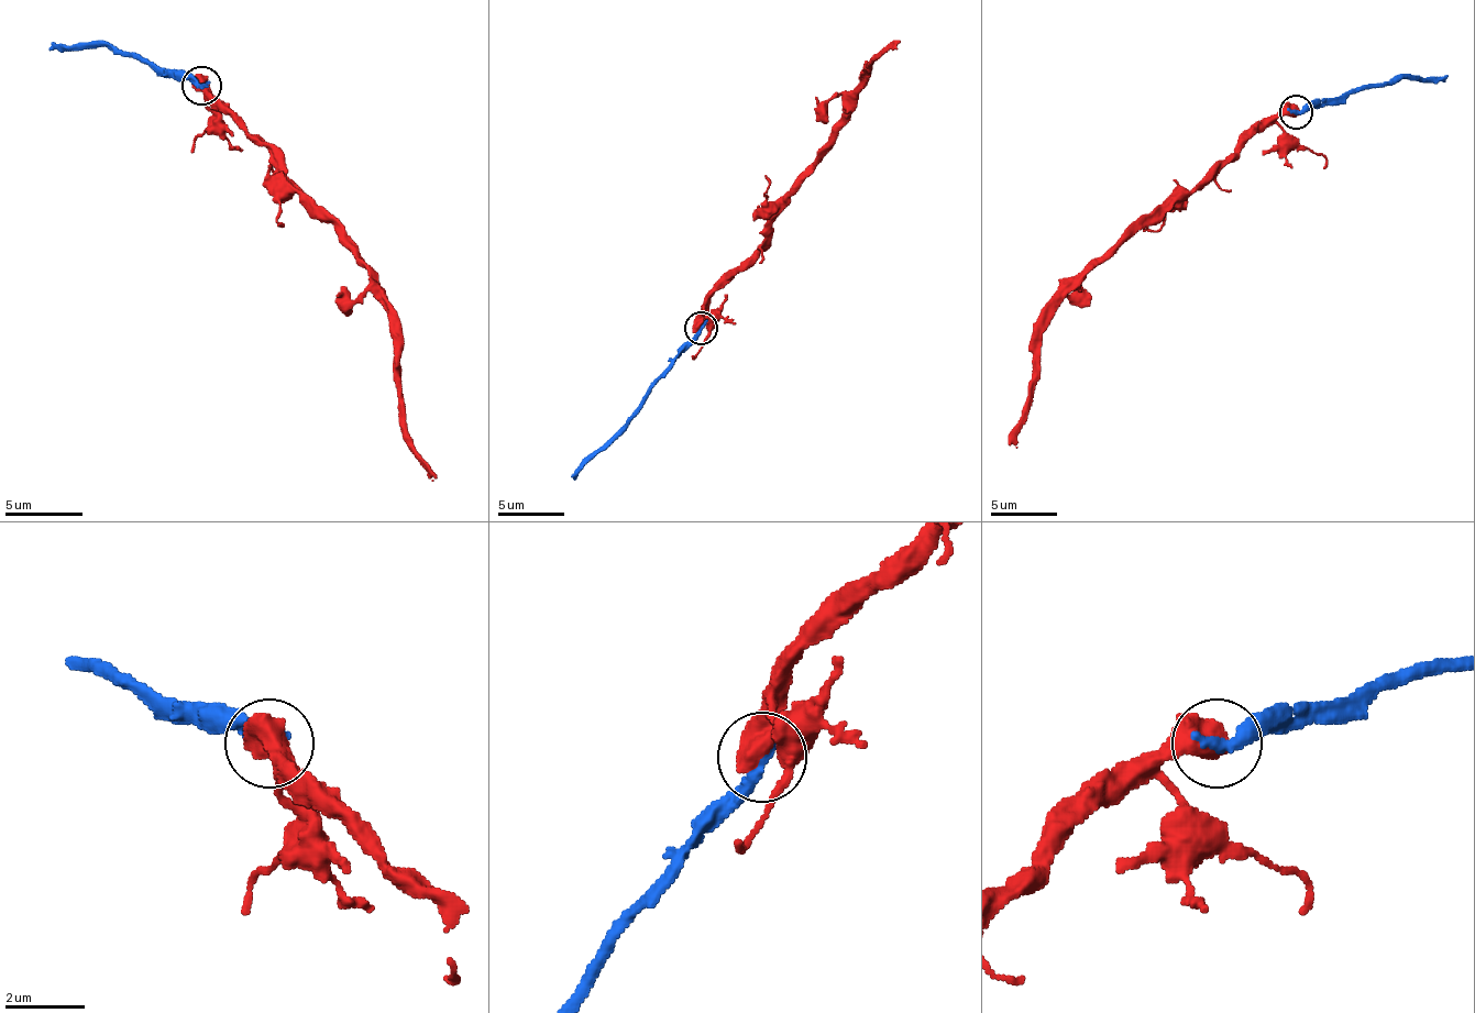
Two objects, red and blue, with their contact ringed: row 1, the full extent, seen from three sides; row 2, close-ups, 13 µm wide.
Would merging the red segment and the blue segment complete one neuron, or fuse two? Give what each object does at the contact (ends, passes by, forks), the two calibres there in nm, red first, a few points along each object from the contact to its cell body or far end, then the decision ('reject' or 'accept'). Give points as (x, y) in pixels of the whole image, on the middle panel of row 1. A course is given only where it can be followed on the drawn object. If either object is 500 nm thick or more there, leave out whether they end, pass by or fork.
750/340 nm | red via (702, 327), (705, 300), (761, 243), (771, 223), (771, 207), (814, 164), (857, 98), (871, 64), (901, 41) | blue via (702, 327), (658, 380), (641, 409), (572, 480) | reject

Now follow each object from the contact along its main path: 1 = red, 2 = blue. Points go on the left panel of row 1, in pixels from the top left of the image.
1: (202, 86), (273, 153), (285, 176), (336, 227), (386, 301), (398, 349), (402, 430), (414, 454), (437, 477)
2: (202, 86), (167, 78), (152, 63), (132, 55), (50, 43)

